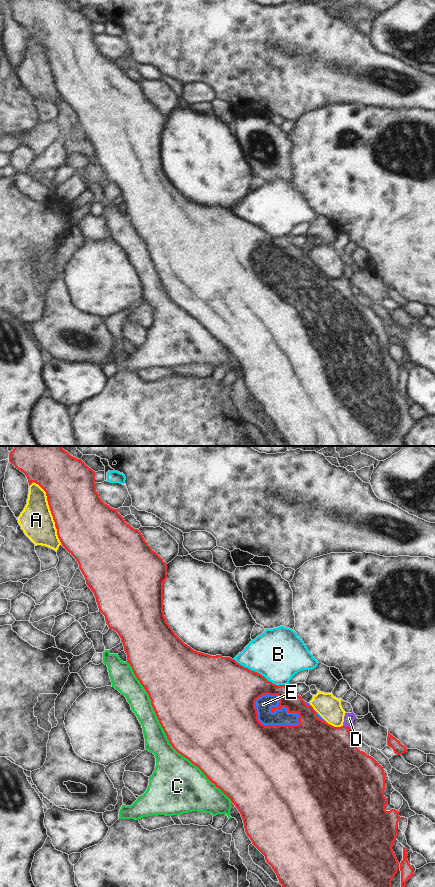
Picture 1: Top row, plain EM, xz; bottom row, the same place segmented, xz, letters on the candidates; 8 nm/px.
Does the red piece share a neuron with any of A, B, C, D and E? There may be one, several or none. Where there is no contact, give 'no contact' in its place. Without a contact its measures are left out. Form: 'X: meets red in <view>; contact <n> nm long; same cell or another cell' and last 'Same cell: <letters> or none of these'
A: meets red in xz; contact 550 nm long; another cell
B: meets red in xz; contact 500 nm long; another cell
C: meets red in xz; contact 1400 nm long; another cell
D: meets red in xz; contact 70 nm long; same cell
E: meets red in xz; contact 400 nm long; same cell
Same cell: D, E

